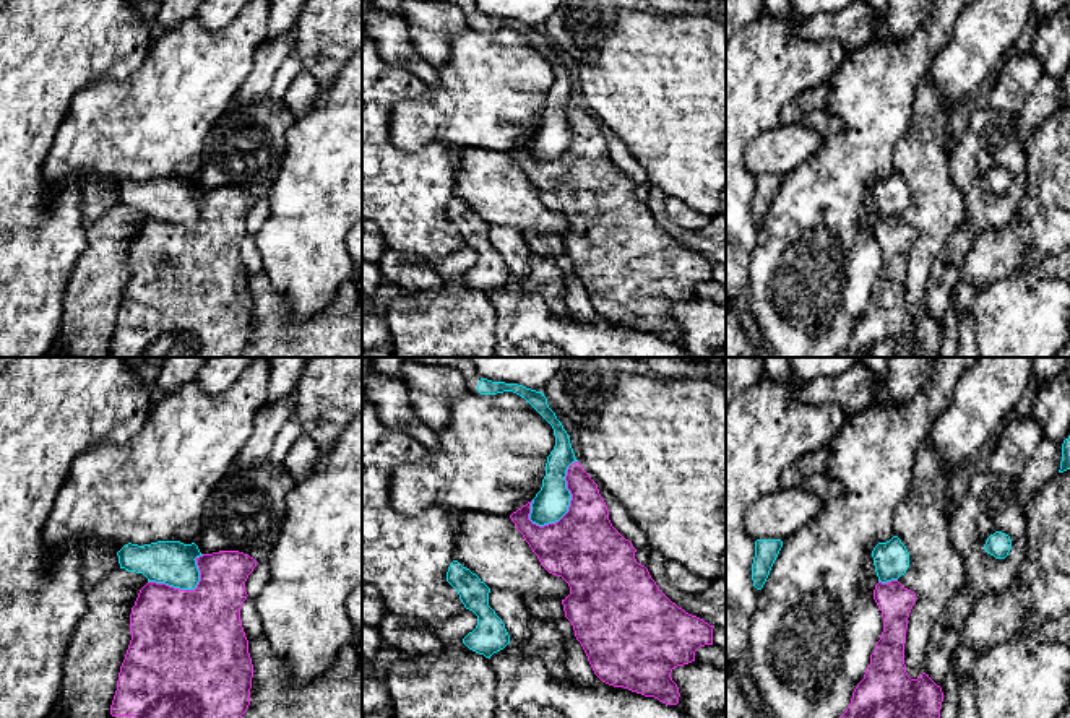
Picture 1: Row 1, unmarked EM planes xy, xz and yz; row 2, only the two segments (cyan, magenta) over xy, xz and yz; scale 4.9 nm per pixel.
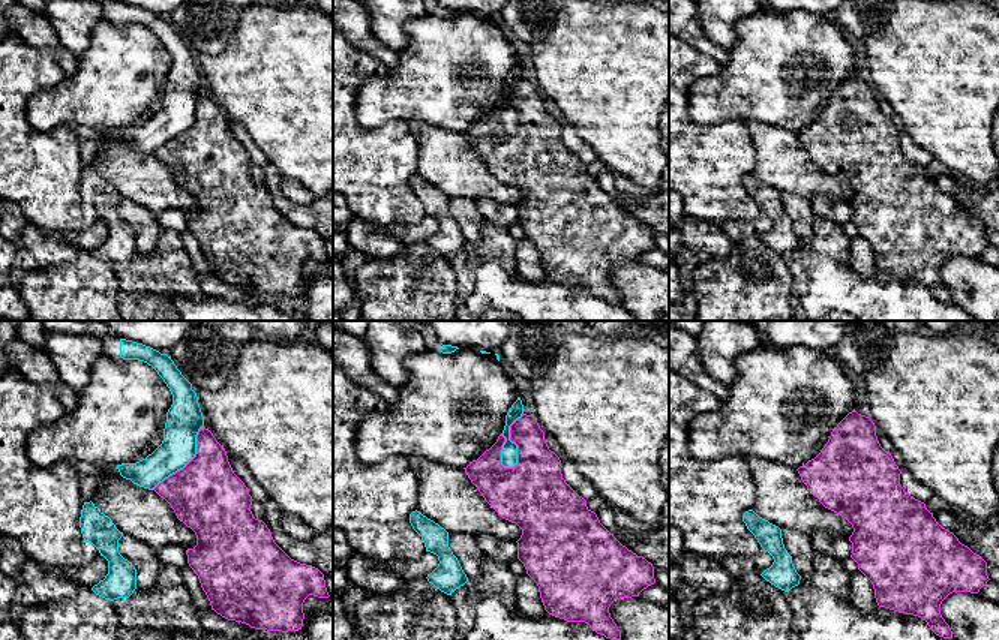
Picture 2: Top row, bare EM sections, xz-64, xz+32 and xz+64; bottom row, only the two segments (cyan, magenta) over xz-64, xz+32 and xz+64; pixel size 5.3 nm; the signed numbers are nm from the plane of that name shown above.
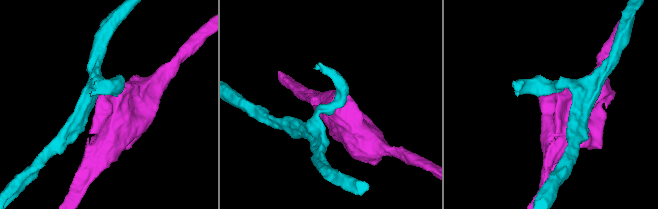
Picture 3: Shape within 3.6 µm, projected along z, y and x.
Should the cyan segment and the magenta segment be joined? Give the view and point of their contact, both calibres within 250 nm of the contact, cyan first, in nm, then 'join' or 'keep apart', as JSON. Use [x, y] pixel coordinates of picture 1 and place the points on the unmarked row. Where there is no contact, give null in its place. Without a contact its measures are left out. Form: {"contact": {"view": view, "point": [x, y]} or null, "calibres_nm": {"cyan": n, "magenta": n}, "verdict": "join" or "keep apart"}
{"contact": {"view": "xz", "point": [569, 138]}, "calibres_nm": {"cyan": 170, "magenta": 360}, "verdict": "keep apart"}

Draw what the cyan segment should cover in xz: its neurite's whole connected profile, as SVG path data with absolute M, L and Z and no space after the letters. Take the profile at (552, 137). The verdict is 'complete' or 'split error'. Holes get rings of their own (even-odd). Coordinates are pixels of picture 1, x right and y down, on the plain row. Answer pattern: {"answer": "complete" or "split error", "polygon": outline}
{"answer": "split error", "polygon": "M432 0L456 5L468 19L468 28L481 31L497 31L503 28L513 28L524 34L554 65L555 83L547 93L546 112L542 123L536 130L531 140L529 156L539 162L559 158L570 143L572 130L567 125L567 106L575 94L570 71L557 55L555 49L549 44L547 34L542 28L526 24L518 19L492 18L481 15L472 0Z"}

